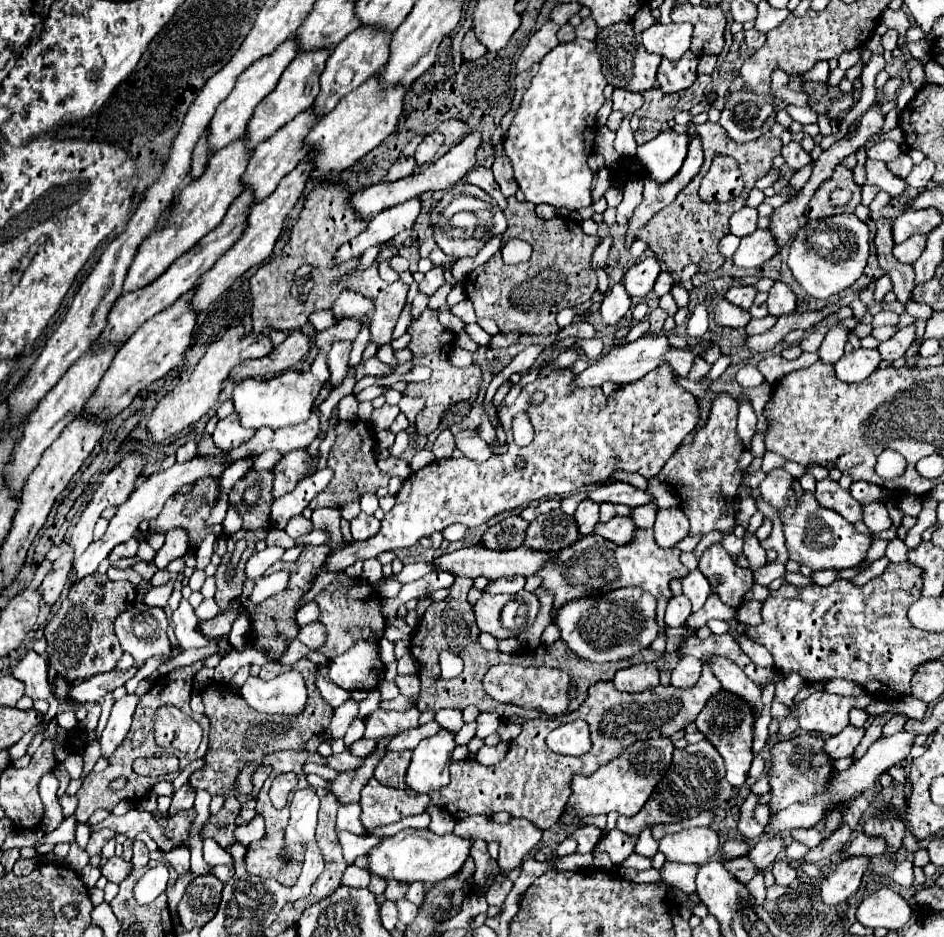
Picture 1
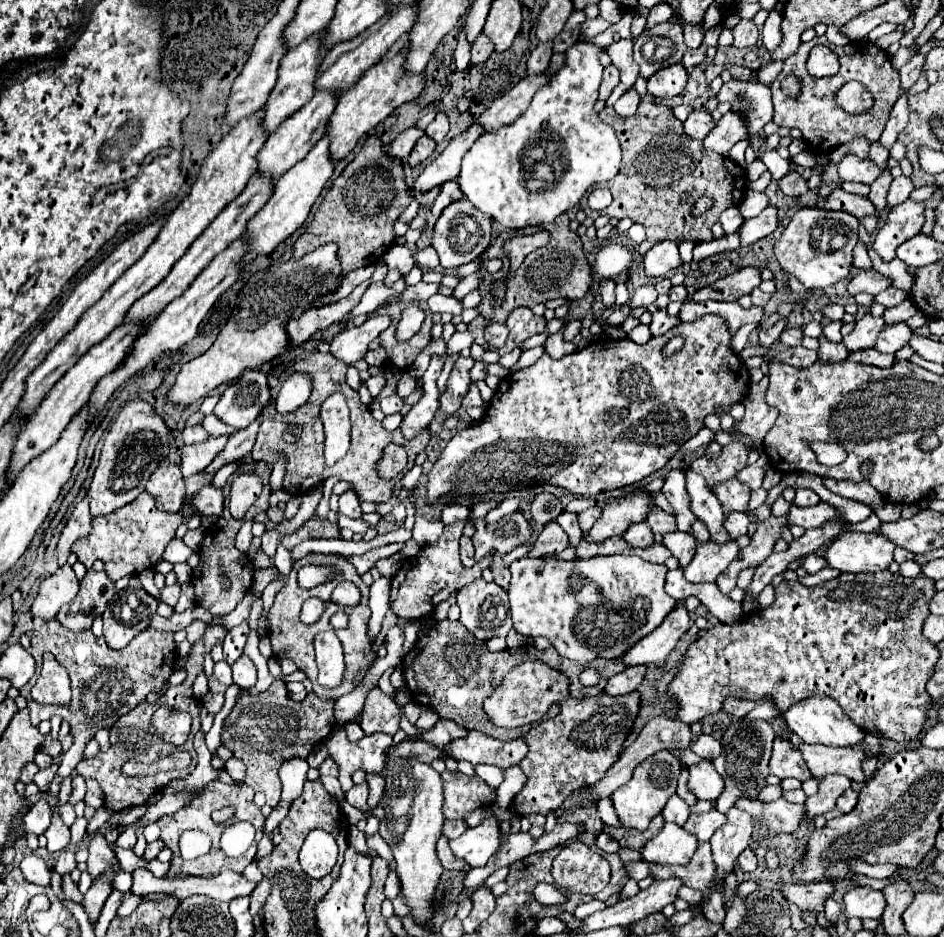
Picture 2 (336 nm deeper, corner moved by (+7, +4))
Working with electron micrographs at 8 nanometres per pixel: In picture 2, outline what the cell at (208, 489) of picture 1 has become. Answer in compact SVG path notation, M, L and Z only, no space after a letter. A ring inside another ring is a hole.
M161 465L161 467L157 467L153 471L153 475L149 477L149 481L147 481L147 491L155 497L155 505L161 511L177 513L183 507L183 501L185 501L185 479L181 477L179 467L177 465Z

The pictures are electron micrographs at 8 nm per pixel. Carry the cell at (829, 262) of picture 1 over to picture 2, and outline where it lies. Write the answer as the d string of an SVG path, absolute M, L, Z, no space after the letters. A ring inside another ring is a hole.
M799 209L789 225L783 231L783 237L775 243L775 255L783 271L797 277L807 289L825 289L839 279L843 279L849 273L849 267L853 263L853 247L859 239L857 235L859 219L855 215L847 215L845 211L825 211L825 209ZM815 227L815 247L811 241ZM837 231L845 231L845 245L833 247L833 237L837 237Z

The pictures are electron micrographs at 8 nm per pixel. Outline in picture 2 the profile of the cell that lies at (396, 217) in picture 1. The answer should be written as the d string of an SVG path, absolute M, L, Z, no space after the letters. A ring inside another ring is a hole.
M473 123L467 131L463 131L461 135L457 135L447 145L447 149L421 171L421 175L417 177L417 181L413 183L413 187L409 189L409 193L415 197L415 195L431 191L433 187L439 187L439 185L447 183L447 181L457 179L459 171L461 171L461 159L463 159L463 155L471 149L471 145L475 143L475 139L479 139L481 133L483 133L483 129Z

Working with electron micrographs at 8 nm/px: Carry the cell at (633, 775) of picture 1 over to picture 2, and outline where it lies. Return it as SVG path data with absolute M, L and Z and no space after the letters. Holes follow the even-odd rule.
M665 749L657 751L655 755L647 757L643 763L639 763L639 767L635 767L635 771L633 771L633 779L629 783L625 783L623 787L619 787L611 795L611 801L613 801L613 807L615 807L615 813L617 813L619 821L621 821L621 825L645 831L651 817L661 813L667 799L677 789L679 773L681 773L679 759L673 757L673 753L669 753Z

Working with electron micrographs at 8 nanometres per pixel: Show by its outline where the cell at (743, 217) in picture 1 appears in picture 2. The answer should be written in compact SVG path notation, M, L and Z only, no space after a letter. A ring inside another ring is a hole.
M731 207L727 211L723 211L721 215L721 225L725 229L725 233L735 233L743 223L743 217L741 217L741 211L737 207Z

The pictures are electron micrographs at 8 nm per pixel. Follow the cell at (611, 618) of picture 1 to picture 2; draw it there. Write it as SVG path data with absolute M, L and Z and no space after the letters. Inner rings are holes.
M609 555L609 557L591 557L591 559L573 559L573 561L563 561L563 559L549 559L549 563L541 561L541 559L531 559L531 557L521 557L517 559L511 567L511 585L509 585L509 613L513 619L513 627L517 633L525 635L525 637L545 637L551 641L551 645L557 649L557 653L569 661L575 661L583 667L591 665L595 659L607 659L607 661L615 661L619 659L619 655L623 655L623 651L629 651L629 647L633 647L639 639L643 639L645 635L649 635L655 627L659 627L659 623L663 623L663 619L667 617L667 613L675 607L675 599L671 599L663 585L665 585L665 575L667 575L667 567L659 565L659 563L649 563L643 561L637 555Z

